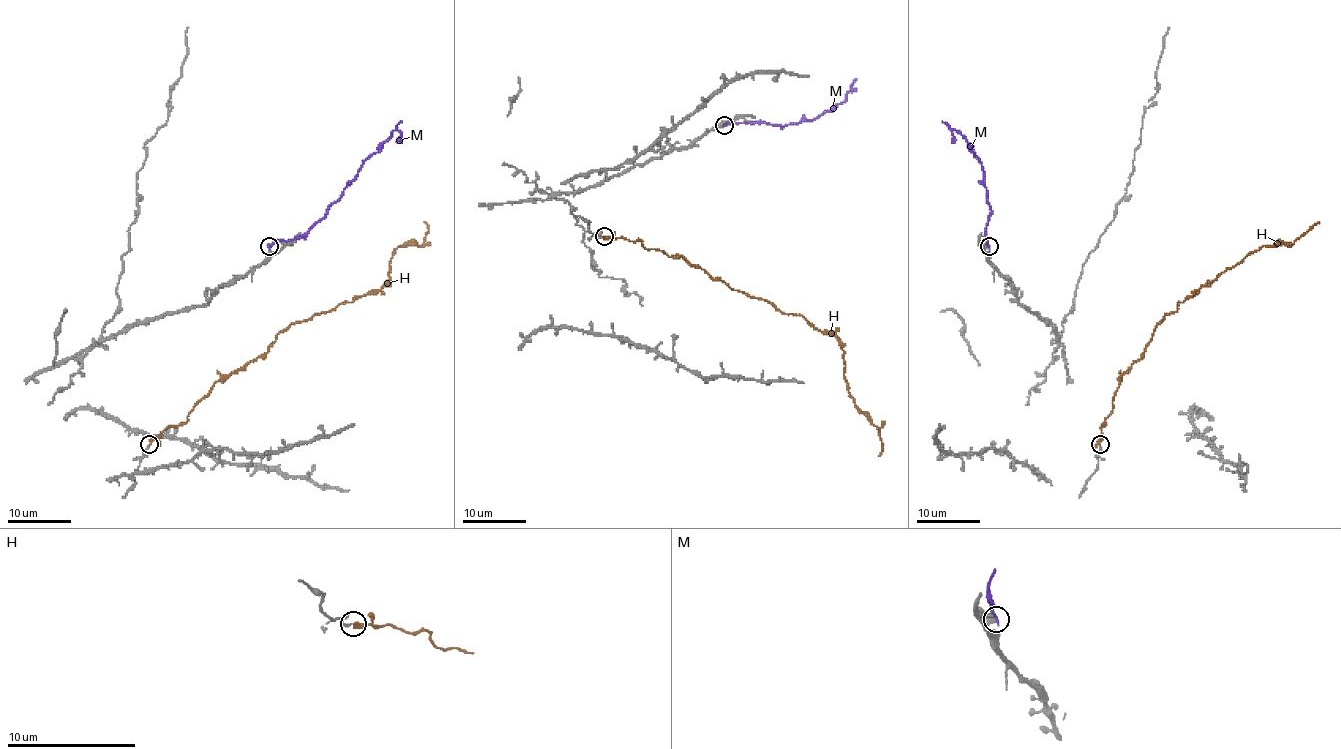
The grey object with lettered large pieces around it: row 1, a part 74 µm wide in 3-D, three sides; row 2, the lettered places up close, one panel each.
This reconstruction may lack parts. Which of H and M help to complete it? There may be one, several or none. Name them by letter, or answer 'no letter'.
H

